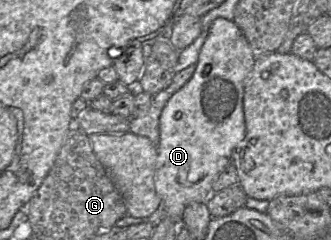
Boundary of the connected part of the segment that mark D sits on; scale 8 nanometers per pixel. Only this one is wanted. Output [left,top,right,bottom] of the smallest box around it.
[155,18,254,222]

